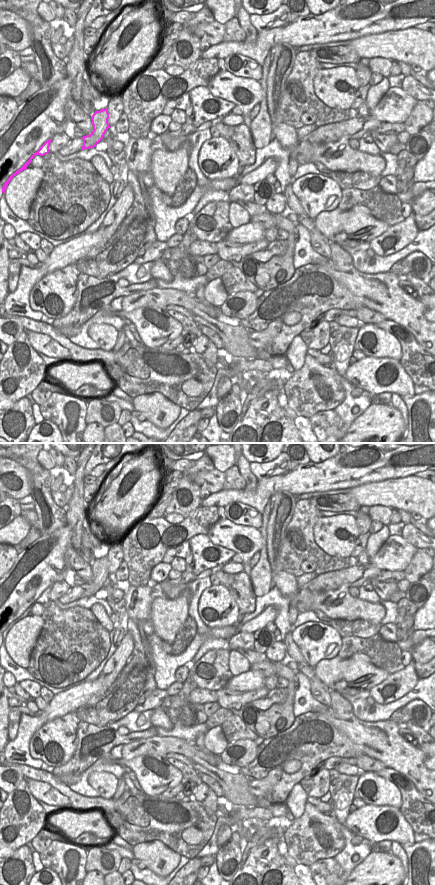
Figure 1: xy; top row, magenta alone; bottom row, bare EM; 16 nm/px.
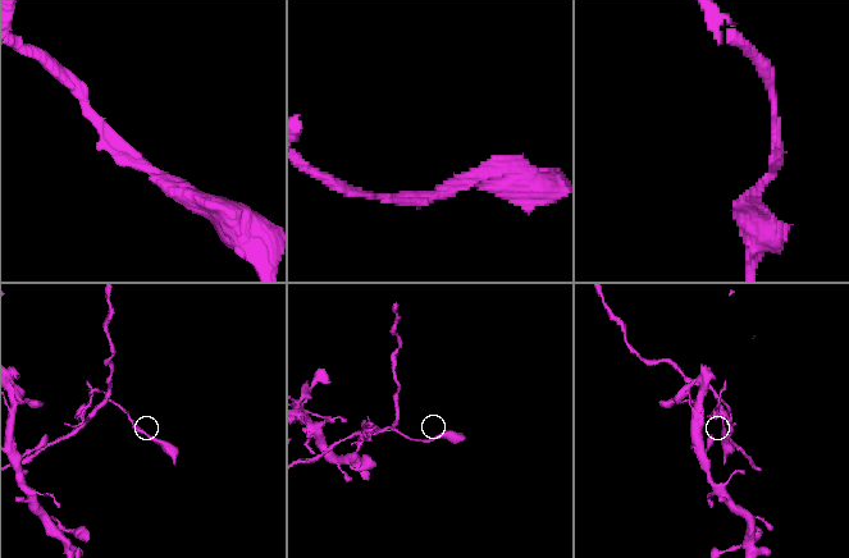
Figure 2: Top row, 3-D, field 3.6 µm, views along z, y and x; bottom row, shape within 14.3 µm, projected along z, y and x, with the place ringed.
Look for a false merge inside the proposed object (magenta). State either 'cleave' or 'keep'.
cleave

